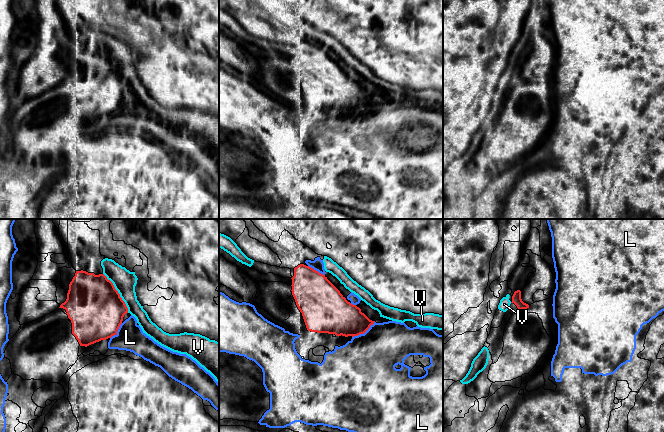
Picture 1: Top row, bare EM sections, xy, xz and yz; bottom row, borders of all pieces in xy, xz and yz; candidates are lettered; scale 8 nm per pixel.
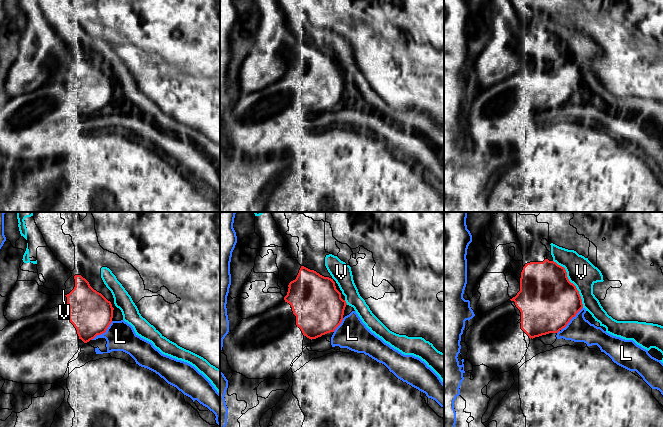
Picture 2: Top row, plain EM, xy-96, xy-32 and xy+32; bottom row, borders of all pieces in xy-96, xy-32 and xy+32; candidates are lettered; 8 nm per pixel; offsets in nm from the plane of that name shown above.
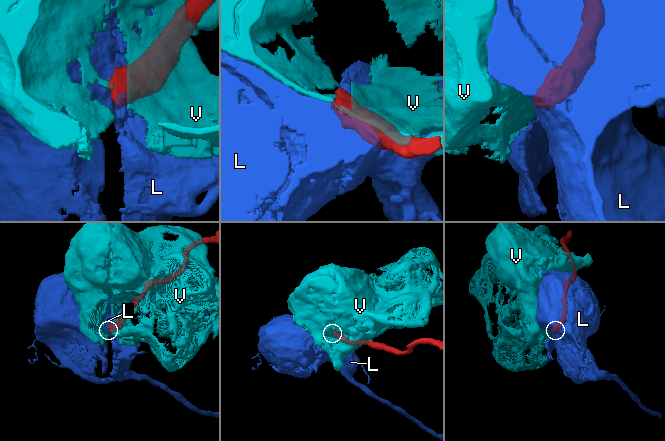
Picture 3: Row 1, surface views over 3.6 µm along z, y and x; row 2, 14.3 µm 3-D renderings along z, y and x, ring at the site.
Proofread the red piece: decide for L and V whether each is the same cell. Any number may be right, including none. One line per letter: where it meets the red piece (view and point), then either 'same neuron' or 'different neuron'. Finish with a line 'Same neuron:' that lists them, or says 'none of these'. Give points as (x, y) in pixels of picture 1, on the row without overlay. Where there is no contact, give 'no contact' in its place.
L: meets red in xz at (363, 109); different neuron
V: meets red in xy at (118, 69); different neuron
Same neuron: none of these

